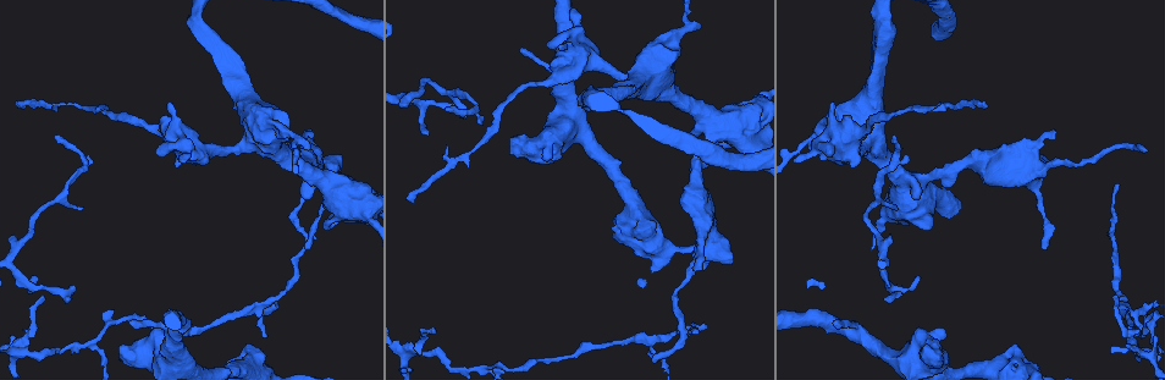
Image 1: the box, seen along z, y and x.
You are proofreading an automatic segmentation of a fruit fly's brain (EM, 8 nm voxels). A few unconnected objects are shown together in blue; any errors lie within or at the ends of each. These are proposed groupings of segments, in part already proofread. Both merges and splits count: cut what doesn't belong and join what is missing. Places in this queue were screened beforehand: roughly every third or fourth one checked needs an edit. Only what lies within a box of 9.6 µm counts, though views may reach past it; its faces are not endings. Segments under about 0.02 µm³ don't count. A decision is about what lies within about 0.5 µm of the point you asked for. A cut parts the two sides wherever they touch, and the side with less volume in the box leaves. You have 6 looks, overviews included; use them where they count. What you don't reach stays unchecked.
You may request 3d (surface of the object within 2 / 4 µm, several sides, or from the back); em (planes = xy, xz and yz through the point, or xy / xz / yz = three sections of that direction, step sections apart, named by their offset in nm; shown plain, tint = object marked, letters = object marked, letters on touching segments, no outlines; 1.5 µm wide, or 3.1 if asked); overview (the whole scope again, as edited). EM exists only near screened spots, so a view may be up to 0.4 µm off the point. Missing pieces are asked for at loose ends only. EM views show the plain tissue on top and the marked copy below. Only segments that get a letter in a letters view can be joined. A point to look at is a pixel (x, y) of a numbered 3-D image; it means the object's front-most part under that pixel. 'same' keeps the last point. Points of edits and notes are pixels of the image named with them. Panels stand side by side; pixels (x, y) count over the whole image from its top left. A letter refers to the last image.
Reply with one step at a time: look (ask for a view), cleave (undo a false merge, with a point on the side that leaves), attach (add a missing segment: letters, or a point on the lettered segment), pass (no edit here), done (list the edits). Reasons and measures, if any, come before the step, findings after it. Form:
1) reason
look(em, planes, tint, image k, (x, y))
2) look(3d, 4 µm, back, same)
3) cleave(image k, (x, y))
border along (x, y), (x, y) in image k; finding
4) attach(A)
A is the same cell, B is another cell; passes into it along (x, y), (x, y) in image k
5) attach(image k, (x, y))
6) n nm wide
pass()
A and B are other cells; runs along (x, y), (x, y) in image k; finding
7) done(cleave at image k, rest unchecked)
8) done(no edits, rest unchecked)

free end
look(3d, 4 µm, image 1, (1045, 249))

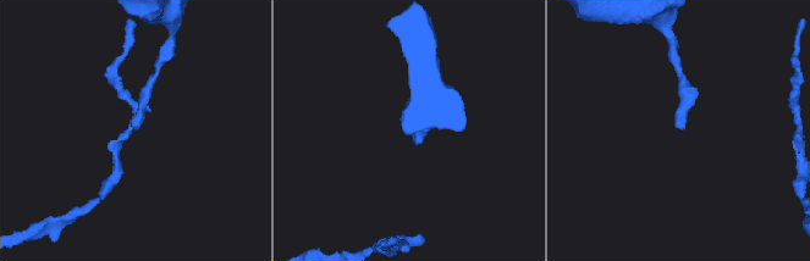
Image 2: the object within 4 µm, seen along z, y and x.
need the tissue
look(em, planes, letters, image 2, (135, 129))

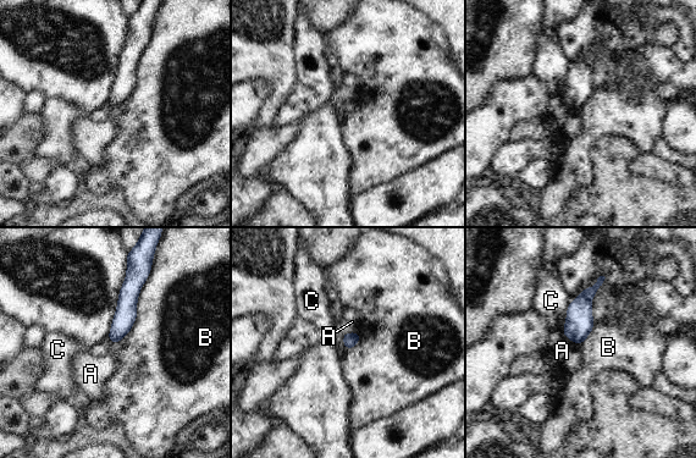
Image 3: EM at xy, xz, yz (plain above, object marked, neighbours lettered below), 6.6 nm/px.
pass()
A, B and C are other cells; none of them fits

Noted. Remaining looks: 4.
touches itself
look(3d, 4 µm, image 1, (919, 333))

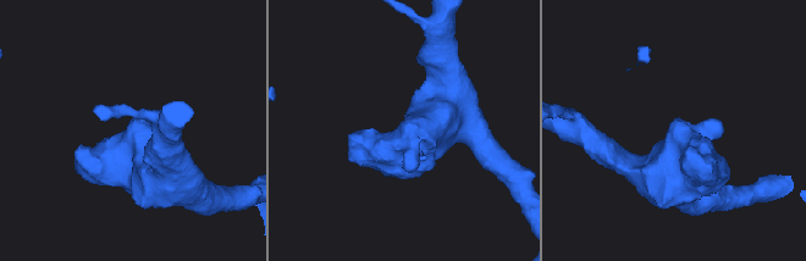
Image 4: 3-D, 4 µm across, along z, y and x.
shape alone is not enough
look(em, yz, step 4, letters, image 4, (678, 124))

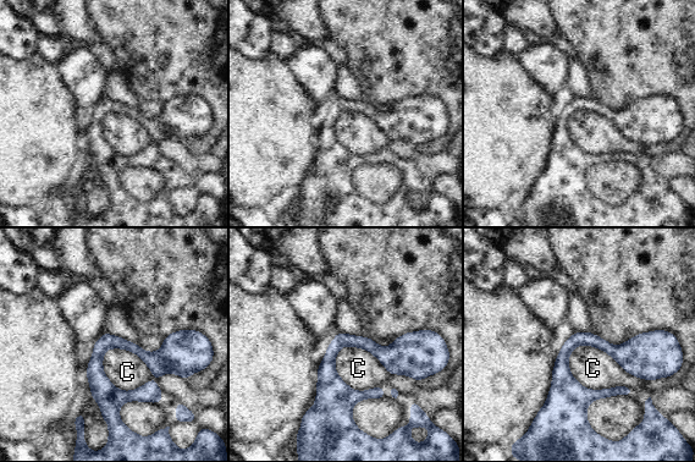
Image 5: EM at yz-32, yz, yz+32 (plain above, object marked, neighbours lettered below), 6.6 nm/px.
cut it another way
look(em, planes, letters, same)

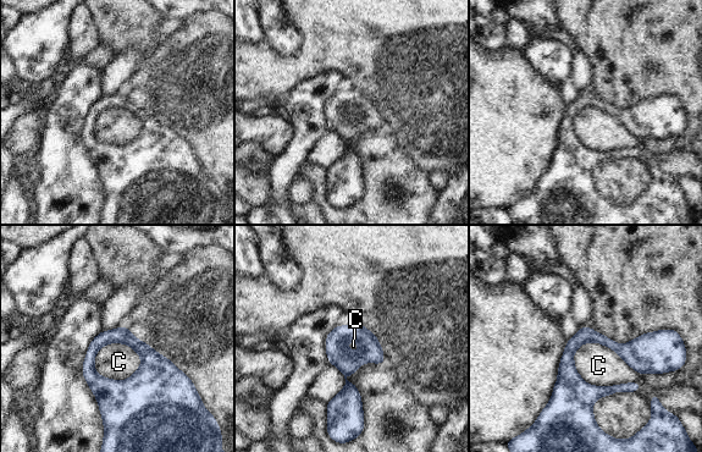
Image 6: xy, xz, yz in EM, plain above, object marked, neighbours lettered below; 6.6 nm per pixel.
pass()
C is another cell; all the same neuron

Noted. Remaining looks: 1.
sudden change in width
look(em, xy, step 8, letters, image 1, (1124, 309))

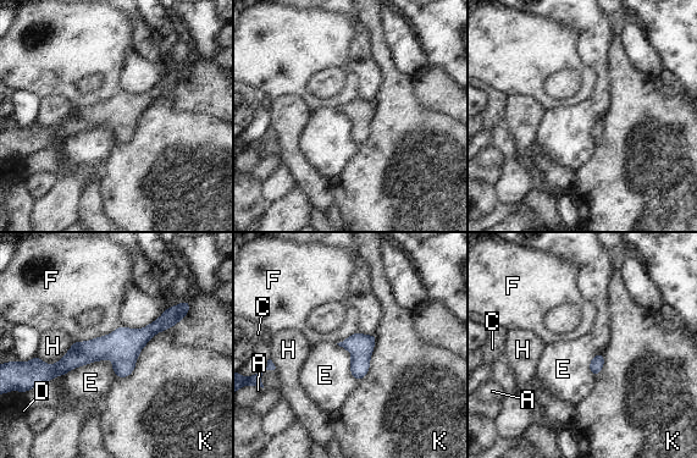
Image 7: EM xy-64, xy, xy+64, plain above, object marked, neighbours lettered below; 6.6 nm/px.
pass()
A, C, D, E, F, H and K are other cells; border along (120, 325), (109, 334), (75, 342) in image 7; all the same neuron

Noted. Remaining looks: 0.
done(no edits, rest unchecked)

